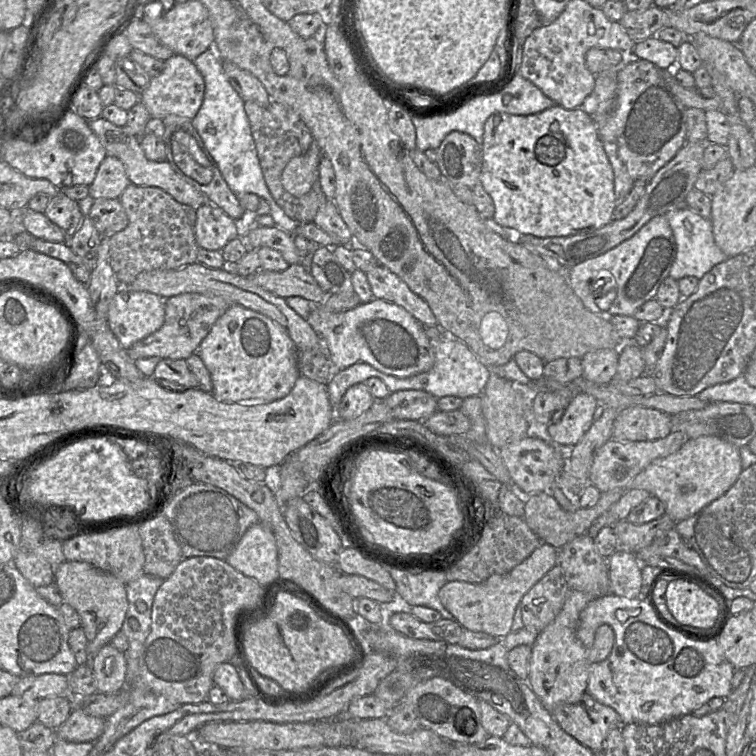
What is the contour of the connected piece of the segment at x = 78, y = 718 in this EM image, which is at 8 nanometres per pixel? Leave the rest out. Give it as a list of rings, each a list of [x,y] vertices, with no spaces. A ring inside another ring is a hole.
[[[74,708],[65,722],[55,731],[57,739],[68,742],[95,742],[105,730],[105,719],[91,716]]]

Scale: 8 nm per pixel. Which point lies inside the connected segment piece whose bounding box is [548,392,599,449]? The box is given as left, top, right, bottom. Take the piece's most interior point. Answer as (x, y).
(579, 414)

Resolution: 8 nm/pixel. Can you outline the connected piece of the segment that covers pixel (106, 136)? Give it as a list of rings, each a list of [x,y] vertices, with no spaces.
[[[101,116],[88,121],[88,123],[90,129],[98,137],[105,148],[106,153],[118,158],[123,163],[127,176],[132,184],[161,188],[180,204],[193,208],[194,210],[208,202],[201,191],[187,183],[174,172],[167,160],[151,161],[147,159],[140,146],[140,138],[132,134],[126,125],[116,126]]]

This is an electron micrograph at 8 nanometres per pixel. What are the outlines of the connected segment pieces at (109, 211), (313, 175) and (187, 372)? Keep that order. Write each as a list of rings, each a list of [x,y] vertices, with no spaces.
[[[119,198],[95,199],[88,217],[102,238],[111,238],[128,225],[128,217]]]
[[[315,140],[302,155],[292,158],[281,176],[283,188],[295,197],[307,194],[319,179],[319,163],[322,151]]]
[[[162,359],[152,377],[159,385],[172,391],[198,388],[198,380],[184,359]]]

